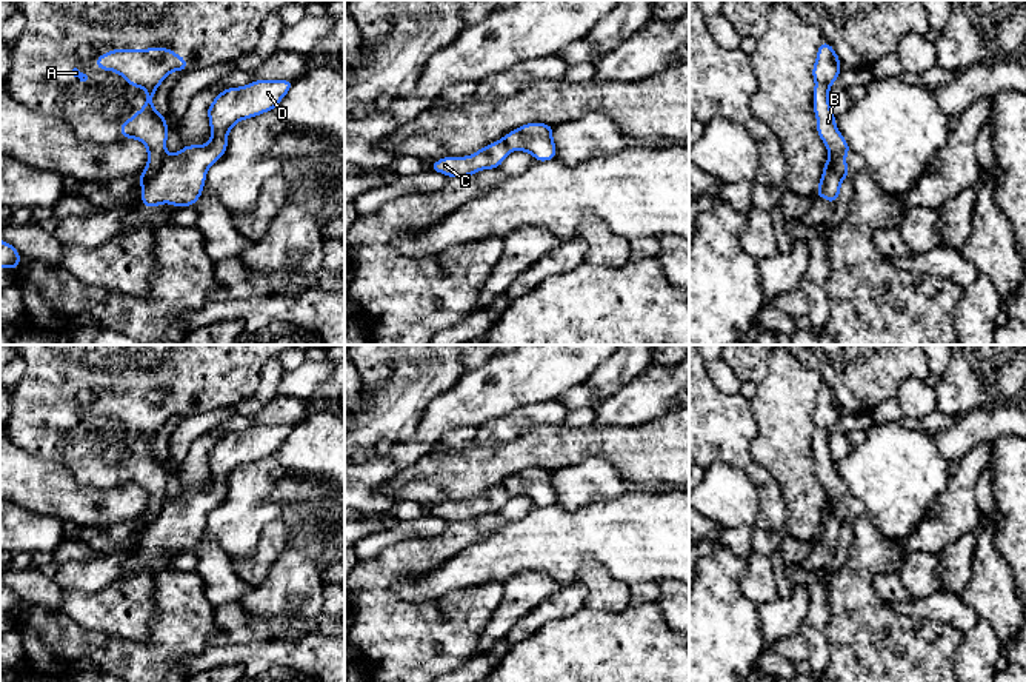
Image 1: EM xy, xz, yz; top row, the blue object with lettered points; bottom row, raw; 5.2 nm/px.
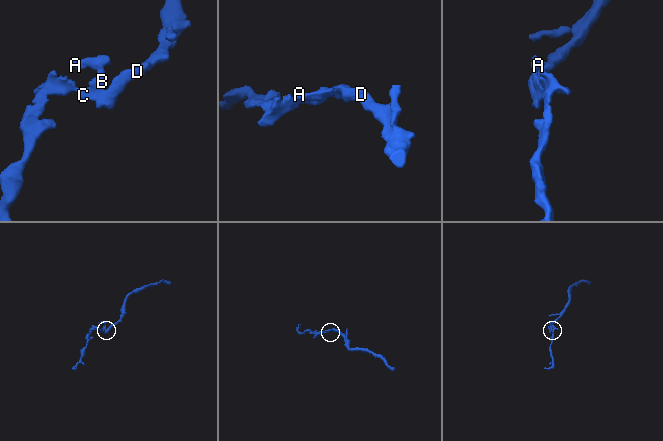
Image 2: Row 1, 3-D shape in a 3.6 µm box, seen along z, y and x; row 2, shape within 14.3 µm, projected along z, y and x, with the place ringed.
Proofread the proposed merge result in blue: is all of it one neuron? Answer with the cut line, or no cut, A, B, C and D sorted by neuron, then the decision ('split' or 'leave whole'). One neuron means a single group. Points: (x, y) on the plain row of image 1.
xy (165, 496), (160, 513), (140, 528) | A B C / D | split

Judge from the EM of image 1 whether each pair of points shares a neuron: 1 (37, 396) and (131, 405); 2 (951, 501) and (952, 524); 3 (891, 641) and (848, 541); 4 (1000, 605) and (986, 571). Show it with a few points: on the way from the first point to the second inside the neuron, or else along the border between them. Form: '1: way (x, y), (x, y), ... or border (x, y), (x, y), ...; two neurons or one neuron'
1: way (62, 385), (71, 381), (113, 382); one neuron
2: way (952, 507), (952, 518); one neuron
3: border (851, 522), (852, 551), (832, 570); two neurons
4: way (992, 598), (991, 579); one neuron

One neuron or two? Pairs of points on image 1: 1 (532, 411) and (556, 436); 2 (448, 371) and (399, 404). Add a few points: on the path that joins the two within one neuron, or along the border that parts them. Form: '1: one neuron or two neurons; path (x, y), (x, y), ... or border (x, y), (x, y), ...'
1: two neurons; border (560, 424), (537, 425), (511, 439)
2: one neuron; path (436, 371), (411, 391)

